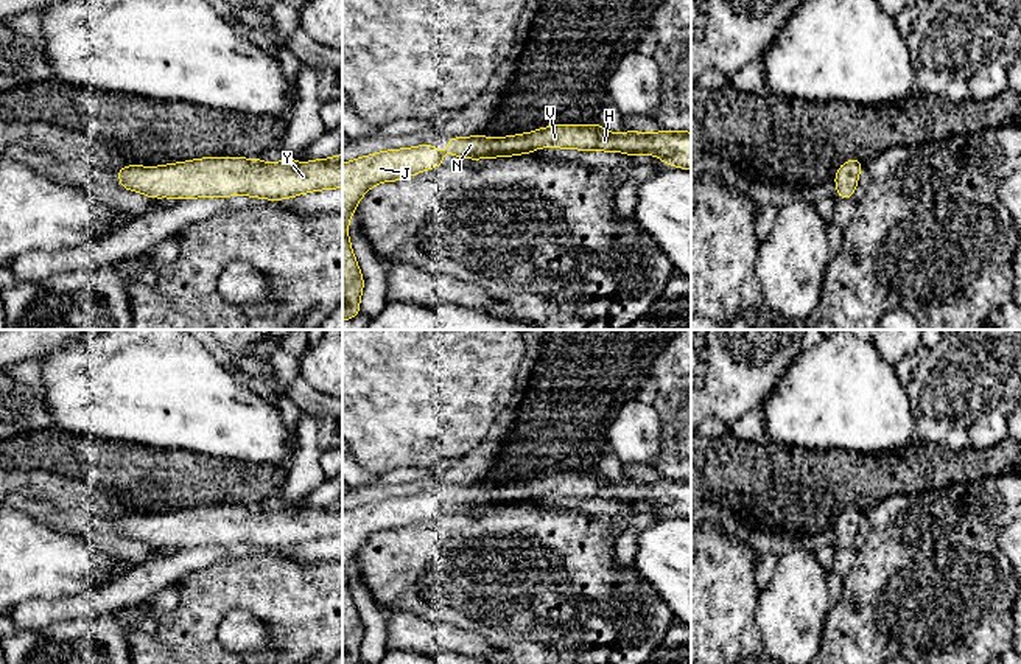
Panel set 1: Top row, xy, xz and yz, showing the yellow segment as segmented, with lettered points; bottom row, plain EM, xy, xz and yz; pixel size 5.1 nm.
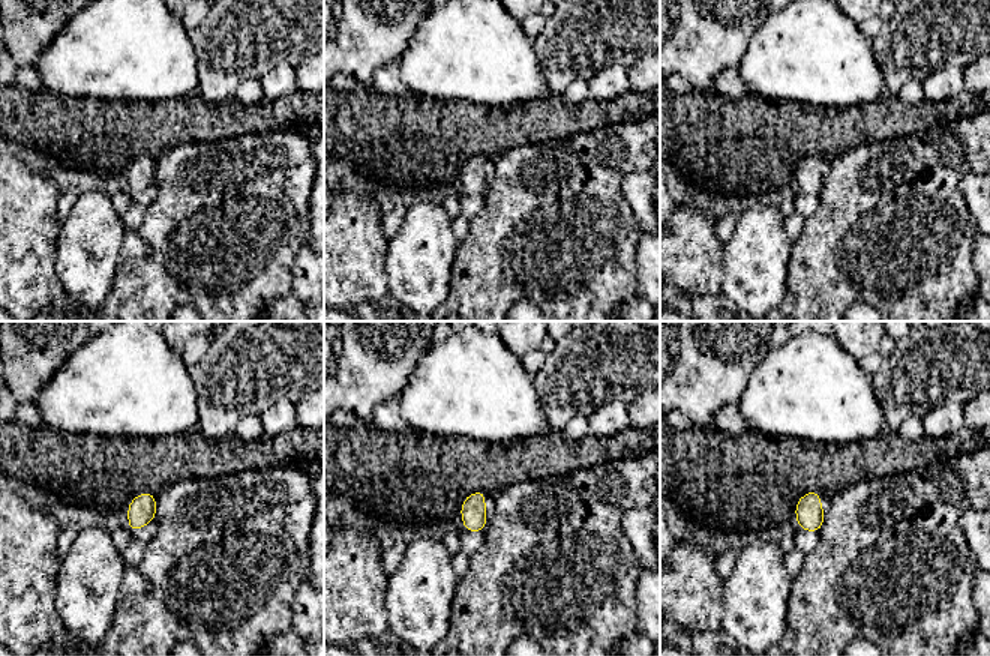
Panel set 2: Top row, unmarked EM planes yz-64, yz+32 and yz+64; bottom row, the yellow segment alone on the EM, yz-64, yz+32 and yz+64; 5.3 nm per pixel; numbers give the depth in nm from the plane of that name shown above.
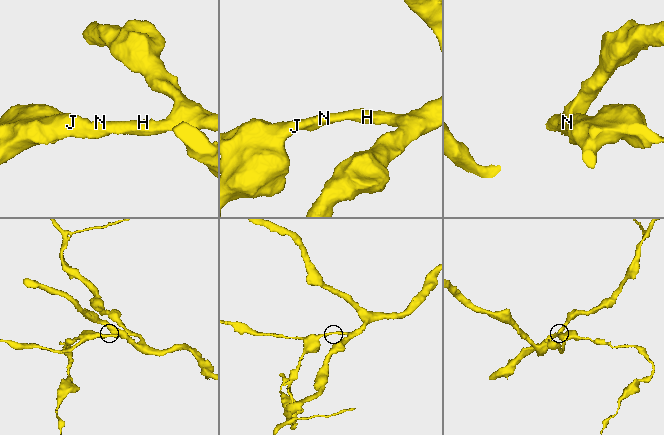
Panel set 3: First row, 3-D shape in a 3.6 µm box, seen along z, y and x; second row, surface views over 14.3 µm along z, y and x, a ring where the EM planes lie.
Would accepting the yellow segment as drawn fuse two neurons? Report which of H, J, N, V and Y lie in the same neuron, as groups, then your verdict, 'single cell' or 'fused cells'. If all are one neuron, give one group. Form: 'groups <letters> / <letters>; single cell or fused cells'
groups H J N V Y; single cell

